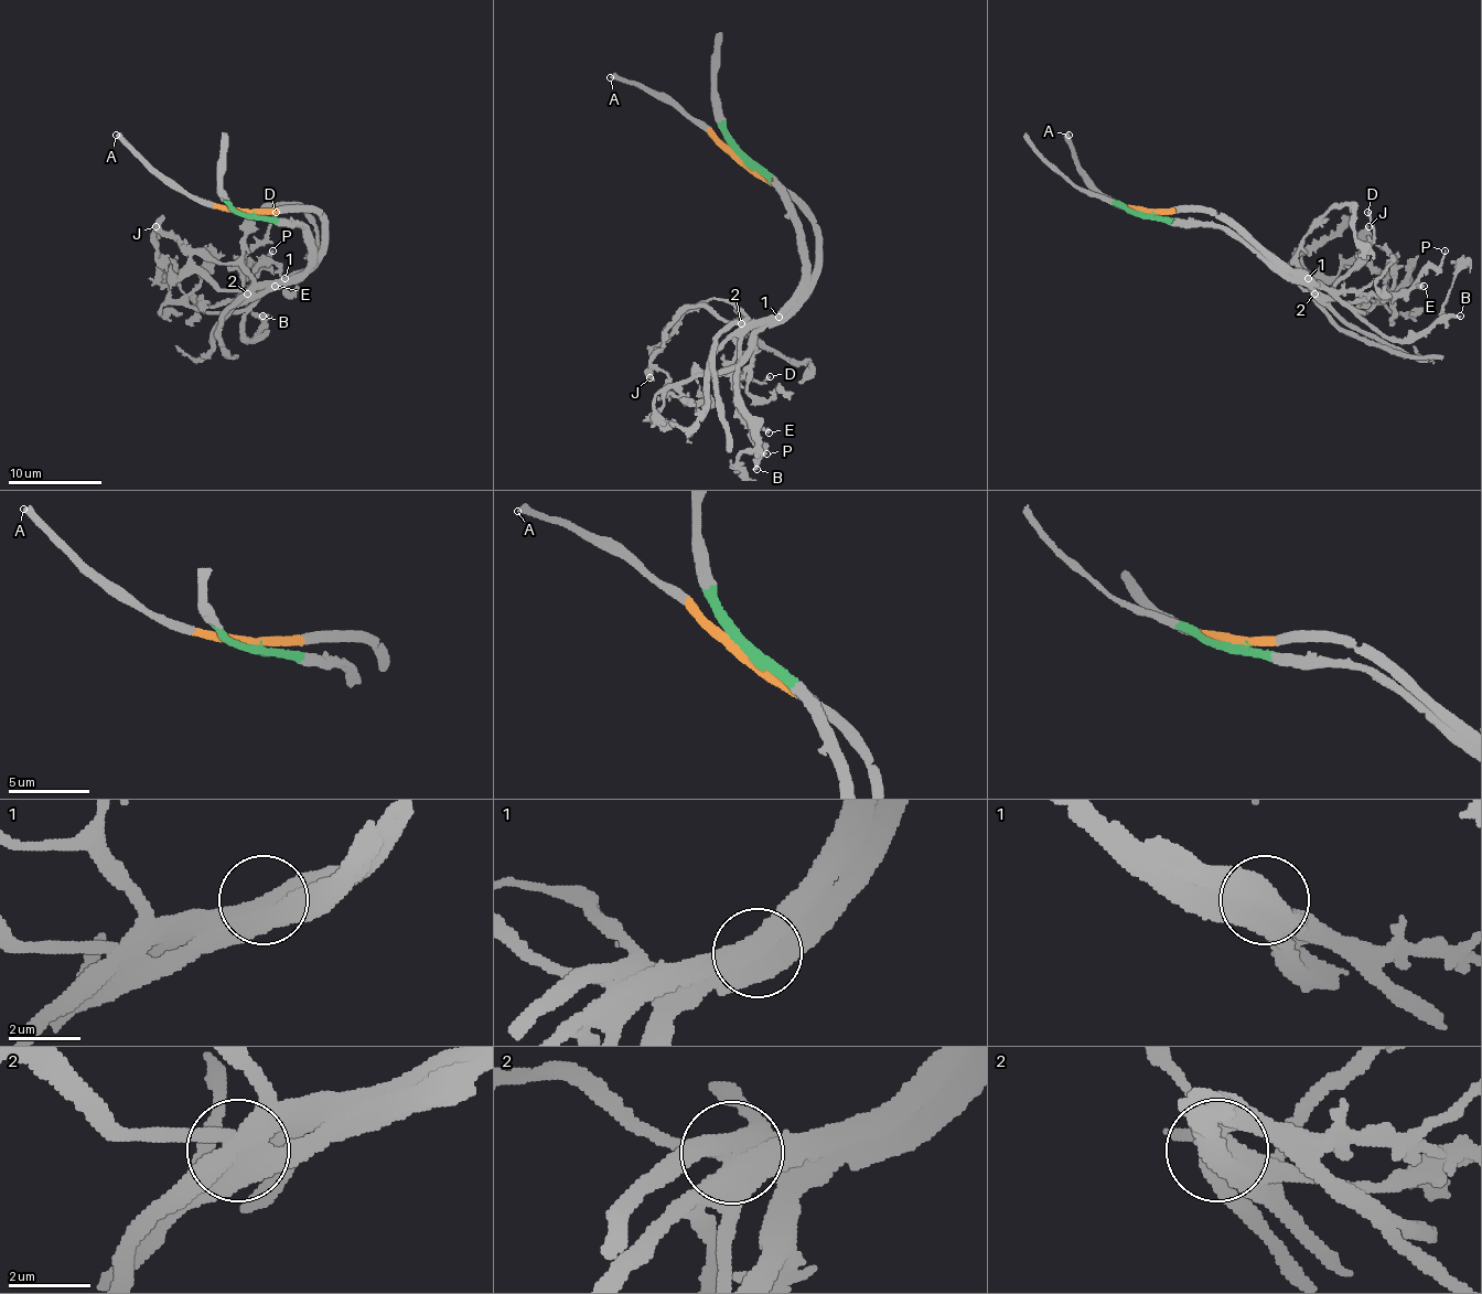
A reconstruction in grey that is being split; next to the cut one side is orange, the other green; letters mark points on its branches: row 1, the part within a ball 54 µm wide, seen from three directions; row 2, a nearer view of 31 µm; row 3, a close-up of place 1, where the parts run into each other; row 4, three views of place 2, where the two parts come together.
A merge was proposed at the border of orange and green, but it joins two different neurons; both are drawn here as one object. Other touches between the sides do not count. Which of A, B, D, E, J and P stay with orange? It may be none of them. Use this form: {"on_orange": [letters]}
{"on_orange": ["A", "B"]}

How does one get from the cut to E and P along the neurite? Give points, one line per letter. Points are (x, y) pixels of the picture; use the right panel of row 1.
E: (1146, 214), (1183, 224), (1211, 224), (1239, 235), (1260, 256), (1320, 297), (1343, 301), (1399, 297), (1423, 285)
P: (1146, 214), (1231, 231), (1320, 297), (1343, 301), (1404, 295), (1442, 261), (1445, 249)

